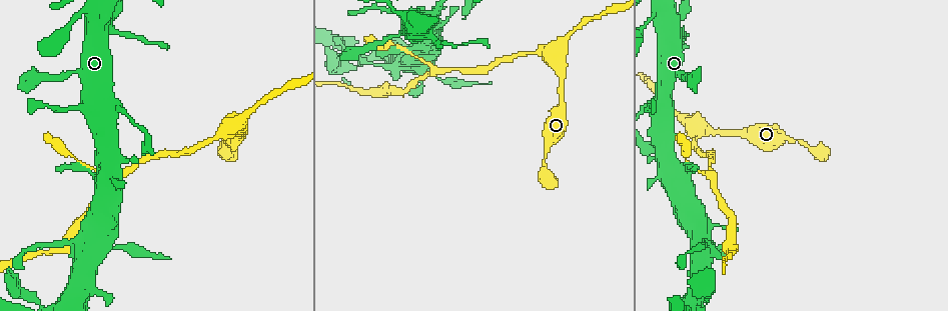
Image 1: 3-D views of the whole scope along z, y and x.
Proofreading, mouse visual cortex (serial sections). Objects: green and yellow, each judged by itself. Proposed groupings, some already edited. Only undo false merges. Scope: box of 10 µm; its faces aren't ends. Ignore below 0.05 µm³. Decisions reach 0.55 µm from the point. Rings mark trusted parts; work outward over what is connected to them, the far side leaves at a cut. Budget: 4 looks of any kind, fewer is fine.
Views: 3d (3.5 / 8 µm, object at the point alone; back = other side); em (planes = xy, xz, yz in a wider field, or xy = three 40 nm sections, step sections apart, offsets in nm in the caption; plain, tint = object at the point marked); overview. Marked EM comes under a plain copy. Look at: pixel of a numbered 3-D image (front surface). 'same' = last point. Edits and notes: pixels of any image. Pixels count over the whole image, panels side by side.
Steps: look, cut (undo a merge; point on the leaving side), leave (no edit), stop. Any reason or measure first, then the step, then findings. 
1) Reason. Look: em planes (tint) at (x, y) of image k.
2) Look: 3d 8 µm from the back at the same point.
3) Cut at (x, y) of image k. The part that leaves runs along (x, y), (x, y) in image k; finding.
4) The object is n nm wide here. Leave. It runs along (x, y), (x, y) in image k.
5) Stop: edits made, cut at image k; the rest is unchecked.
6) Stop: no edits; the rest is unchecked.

Look: 3d 3.5 µm at (698, 128) of image 1.

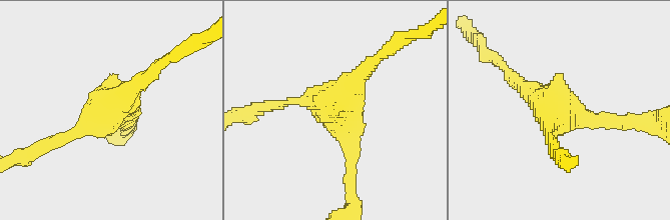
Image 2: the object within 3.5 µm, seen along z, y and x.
3 arms meet here; the arms are 150, 200, 300 nm wide. Look: em xy step 2 (tint) at (331, 115) of image 2.

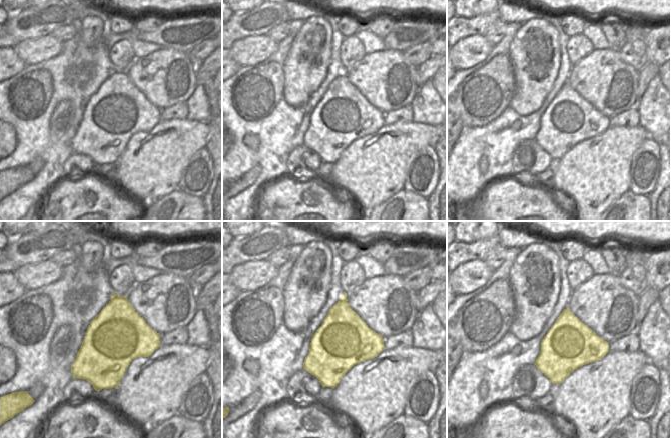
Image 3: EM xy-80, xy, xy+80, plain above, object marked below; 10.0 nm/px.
Leave. It runs along (126, 121), (108, 111), (52, 142) in image 2; one cell here.

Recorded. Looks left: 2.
Three arms meet. Look: 3d 3.5 µm from the back at (711, 176) of image 1.

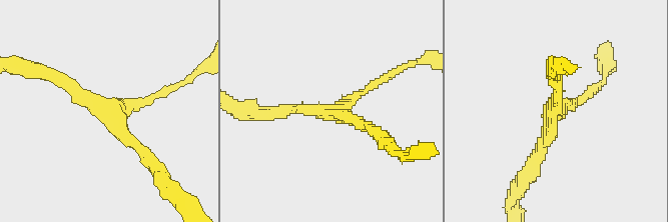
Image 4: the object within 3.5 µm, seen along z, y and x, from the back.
Now the EM. Look: em xy step 5 (tint) at (337, 112) of image 4.

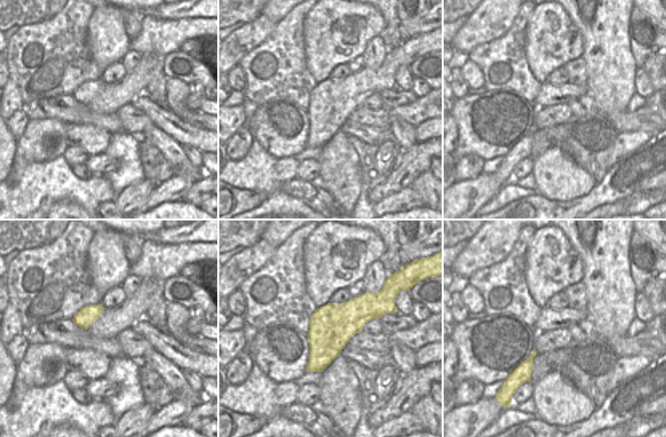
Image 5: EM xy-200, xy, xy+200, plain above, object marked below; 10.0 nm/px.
The object is 440 nm wide here. Leave. It runs along (56, 79), (109, 110), (152, 162) in image 4; continuous, no second cell.

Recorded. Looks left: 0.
Stop: no edits; the rest is unchecked.

